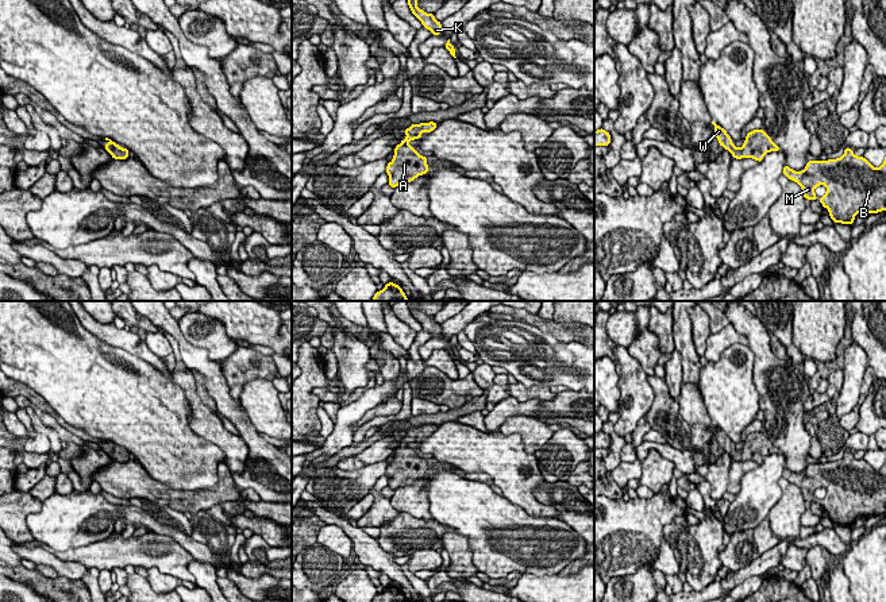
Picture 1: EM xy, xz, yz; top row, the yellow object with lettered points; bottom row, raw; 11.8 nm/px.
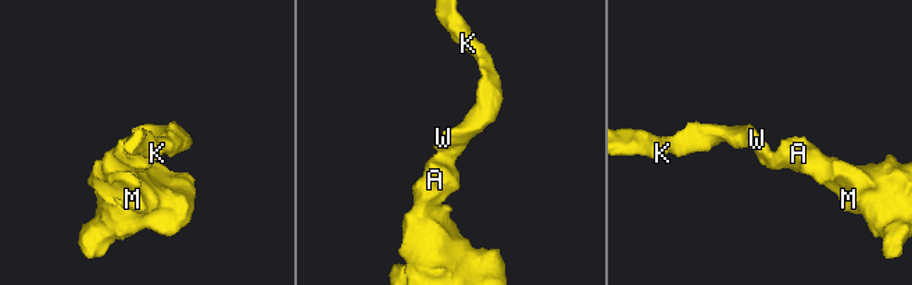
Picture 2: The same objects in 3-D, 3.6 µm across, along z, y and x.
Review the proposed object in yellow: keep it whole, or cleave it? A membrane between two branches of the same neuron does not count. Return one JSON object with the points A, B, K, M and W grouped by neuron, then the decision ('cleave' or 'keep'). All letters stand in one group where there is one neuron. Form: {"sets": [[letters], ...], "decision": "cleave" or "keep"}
{"sets": [["A", "B", "K", "M", "W"]], "decision": "keep"}

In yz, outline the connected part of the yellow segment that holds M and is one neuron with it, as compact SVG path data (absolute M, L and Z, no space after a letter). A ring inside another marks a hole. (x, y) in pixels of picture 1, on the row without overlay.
M845 449L840 460L808 463L801 474L785 467L782 476L801 489L805 502L818 502L833 525L852 528L858 516L886 513L886 459L875 471L864 459L856 459ZM820 487L827 489L821 501L814 497Z

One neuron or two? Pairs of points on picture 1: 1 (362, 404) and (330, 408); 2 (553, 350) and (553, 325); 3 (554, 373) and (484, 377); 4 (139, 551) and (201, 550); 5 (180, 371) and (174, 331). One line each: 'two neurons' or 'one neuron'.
1: two neurons
2: two neurons
3: two neurons
4: two neurons
5: two neurons

